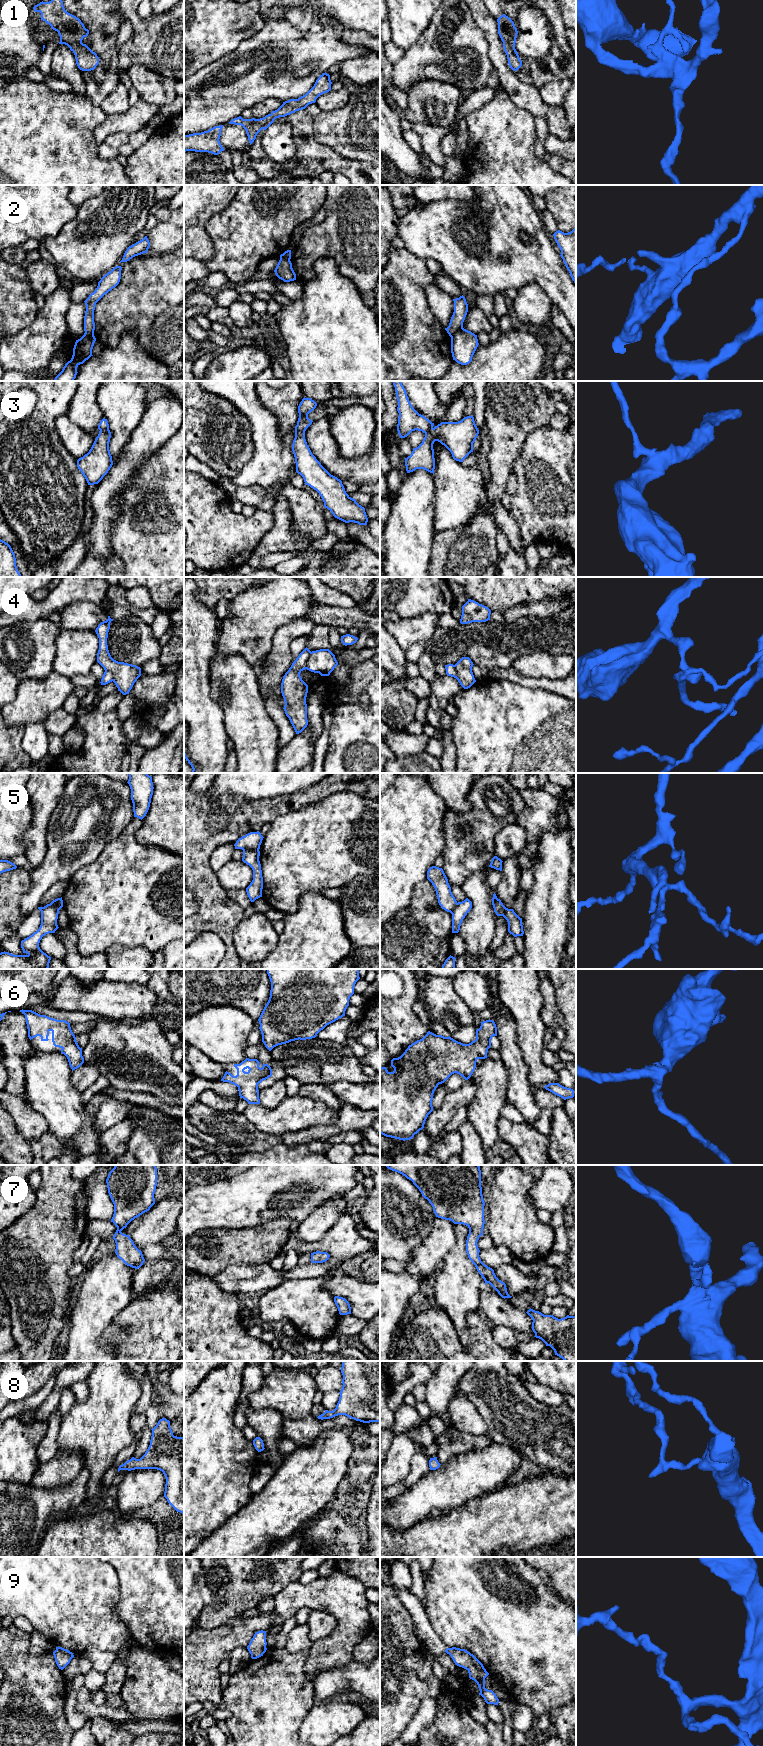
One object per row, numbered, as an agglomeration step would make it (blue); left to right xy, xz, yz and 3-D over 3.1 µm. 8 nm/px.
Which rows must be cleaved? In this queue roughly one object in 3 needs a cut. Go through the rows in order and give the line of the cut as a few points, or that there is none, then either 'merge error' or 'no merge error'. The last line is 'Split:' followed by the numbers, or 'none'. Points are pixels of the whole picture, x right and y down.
1: cut none; no merge error
2: cut yz (462, 327), (451, 337); merge error
3: cut xz (304, 430), (298, 431), (295, 434); merge error
4: cut xz (311, 652), (306, 661), (306, 668); merge error
5: cut xy (62, 905), (48, 904), (41, 911); merge error
6: cut none; no merge error
7: cut none; no merge error
8: cut none; no merge error
9: cut none; no merge error
Split: 2, 3, 4, 5

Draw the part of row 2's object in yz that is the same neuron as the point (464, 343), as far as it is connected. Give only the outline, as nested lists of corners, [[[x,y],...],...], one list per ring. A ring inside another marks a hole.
[[[461,328],[451,337],[451,353],[453,360],[461,365],[467,365],[478,347],[477,335]]]

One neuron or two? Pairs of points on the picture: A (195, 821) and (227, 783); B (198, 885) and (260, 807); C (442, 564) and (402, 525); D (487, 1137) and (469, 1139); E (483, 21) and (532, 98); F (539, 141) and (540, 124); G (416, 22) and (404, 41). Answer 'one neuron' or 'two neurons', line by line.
A: two neurons
B: one neuron
C: two neurons
D: two neurons
E: one neuron
F: one neuron
G: one neuron

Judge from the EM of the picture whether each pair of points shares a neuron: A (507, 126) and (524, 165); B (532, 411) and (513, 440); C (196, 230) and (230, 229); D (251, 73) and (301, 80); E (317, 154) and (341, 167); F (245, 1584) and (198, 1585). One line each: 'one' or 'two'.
A: one
B: one
C: two
D: one
E: one
F: two

